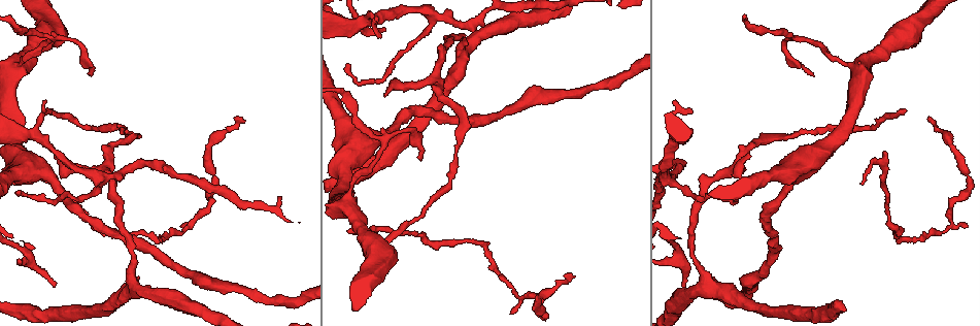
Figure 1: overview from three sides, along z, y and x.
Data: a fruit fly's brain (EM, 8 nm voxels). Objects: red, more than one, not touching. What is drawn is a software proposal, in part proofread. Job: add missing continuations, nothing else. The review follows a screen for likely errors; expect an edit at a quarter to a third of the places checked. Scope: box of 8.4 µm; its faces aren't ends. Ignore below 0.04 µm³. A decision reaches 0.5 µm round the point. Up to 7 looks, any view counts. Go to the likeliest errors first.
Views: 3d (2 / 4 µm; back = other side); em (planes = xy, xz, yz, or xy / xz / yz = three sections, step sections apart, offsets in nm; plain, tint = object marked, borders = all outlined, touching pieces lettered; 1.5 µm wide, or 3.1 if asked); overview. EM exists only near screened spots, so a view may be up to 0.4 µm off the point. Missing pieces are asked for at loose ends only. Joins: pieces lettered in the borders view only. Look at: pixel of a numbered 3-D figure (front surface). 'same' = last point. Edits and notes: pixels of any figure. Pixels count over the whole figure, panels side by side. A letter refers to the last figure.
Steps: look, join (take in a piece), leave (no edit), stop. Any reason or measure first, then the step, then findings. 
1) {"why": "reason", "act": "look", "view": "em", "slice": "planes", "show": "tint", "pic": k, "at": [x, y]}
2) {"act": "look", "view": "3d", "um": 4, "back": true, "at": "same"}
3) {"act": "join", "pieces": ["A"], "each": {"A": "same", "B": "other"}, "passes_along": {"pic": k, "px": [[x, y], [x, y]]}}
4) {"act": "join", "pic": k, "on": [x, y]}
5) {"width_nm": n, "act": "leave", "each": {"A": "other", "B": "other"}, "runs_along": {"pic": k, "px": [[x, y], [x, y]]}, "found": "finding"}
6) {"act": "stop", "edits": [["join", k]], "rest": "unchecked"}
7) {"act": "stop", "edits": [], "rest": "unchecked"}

{"why": "tapers out", "act": "look", "view": "3d", "um": 4, "pic": 1, "at": [566, 274]}

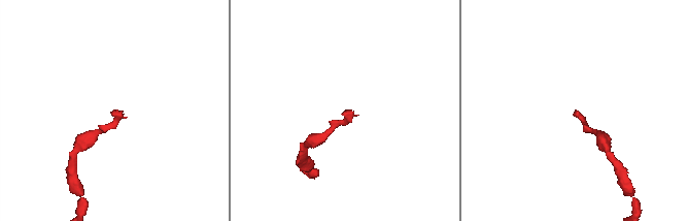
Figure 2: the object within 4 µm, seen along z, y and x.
{"why": "shape alone is not enough", "act": "look", "view": "em", "slice": "yz", "step": 8, "show": "borders", "pic": 2, "at": [578, 112]}

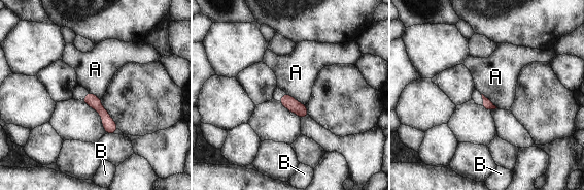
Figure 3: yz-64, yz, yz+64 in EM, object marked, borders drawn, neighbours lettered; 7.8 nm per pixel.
{"act": "leave", "each": {"A": "other", "B": "other"}, "border": {"pic": 3, "px": [[285, 92], [305, 105]]}, "found": "no lettered piece goes on from it"}

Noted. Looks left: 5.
{"why": "branch stops here", "act": "look", "view": "3d", "um": 2, "pic": 1, "at": [386, 95]}

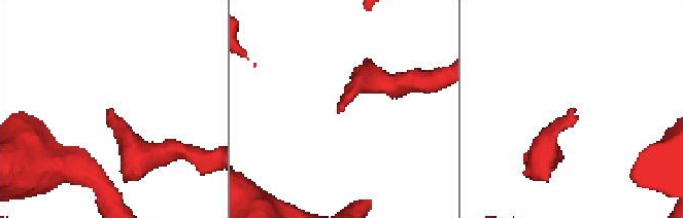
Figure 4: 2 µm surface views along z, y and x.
{"why": "now the EM", "act": "look", "view": "em", "slice": "xy", "step": 4, "show": "tint", "pic": 4, "at": [338, 110]}

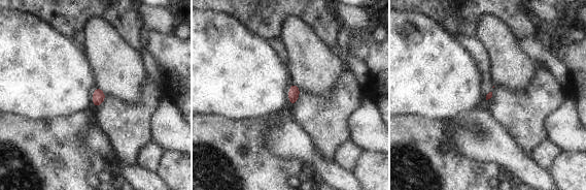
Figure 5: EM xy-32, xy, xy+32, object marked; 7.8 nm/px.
{"act": "look", "view": "em", "slice": "planes", "show": "borders", "at": "same"}

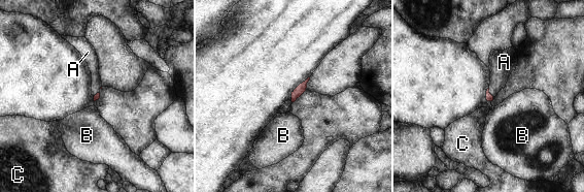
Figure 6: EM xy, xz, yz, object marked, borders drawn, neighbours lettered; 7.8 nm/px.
{"act": "join", "pieces": ["A"], "each": {"A": "same", "B": "other", "C": "other"}, "passes_along": {"pic": 6, "px": [[489, 98], [489, 93], [502, 64]]}, "found": "it goes on there"}

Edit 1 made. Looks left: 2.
{"act": "look", "view": "overview"}

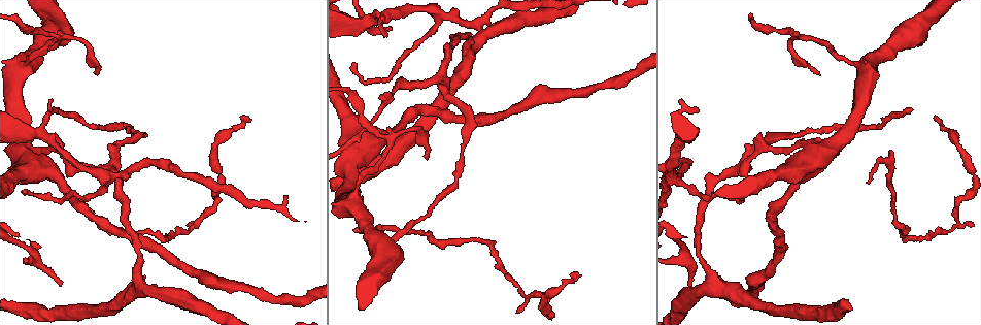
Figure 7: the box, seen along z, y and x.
{"why": "end of a long branch", "act": "look", "view": "em", "slice": "planes", "show": "borders", "pic": 7, "at": [912, 110]}

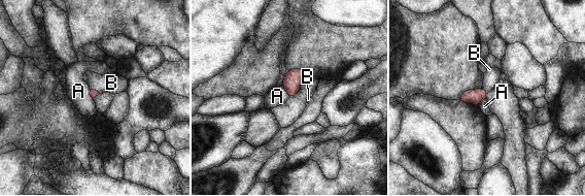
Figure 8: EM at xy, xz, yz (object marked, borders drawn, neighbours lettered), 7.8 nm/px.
{"longest_contact_nm": ["A", 120], "act": "join", "pieces": ["B"], "each": {"A": "other", "B": "same"}, "passes_along": {"pic": 8, "px": [[475, 97], [485, 90], [491, 76]]}, "found": "it goes on there"}

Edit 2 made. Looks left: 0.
{"act": "stop", "edits": [["join", 6], ["join", 8]], "rest": "unchecked"}

